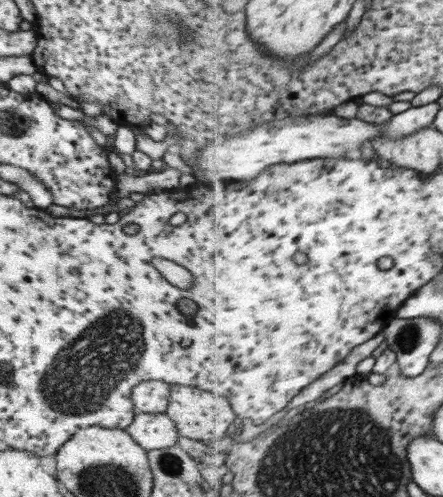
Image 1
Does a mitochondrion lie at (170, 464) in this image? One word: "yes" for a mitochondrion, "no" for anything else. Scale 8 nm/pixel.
yes

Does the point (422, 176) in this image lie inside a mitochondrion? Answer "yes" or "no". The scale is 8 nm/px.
no

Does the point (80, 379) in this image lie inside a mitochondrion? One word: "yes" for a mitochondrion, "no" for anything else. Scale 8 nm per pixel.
yes

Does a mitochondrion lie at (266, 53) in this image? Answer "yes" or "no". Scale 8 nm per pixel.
no

